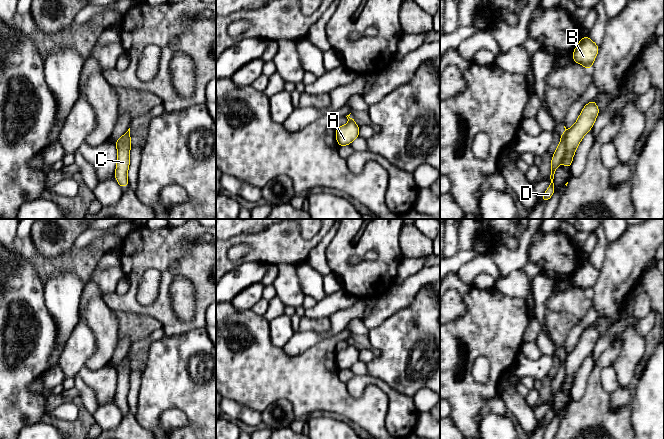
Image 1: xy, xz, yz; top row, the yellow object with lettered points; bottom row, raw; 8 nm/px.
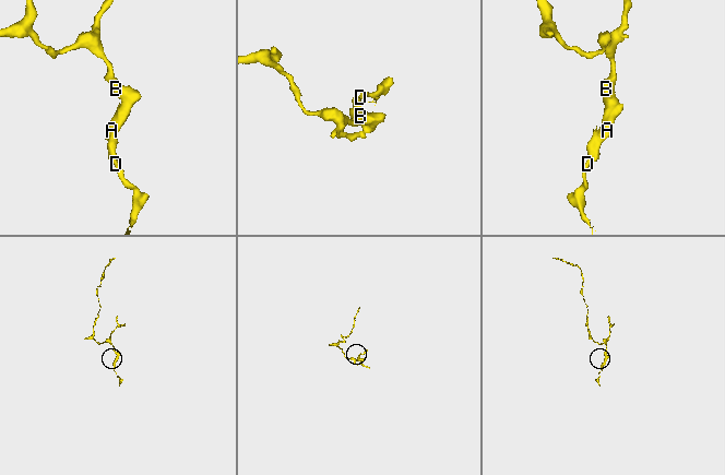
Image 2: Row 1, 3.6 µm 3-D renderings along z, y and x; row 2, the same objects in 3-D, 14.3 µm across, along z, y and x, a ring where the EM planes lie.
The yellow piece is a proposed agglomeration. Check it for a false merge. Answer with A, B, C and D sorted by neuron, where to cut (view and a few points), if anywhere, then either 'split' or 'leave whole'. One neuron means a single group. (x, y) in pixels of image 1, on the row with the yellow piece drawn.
groups A B C / D; cut yz (567, 130), (562, 159); split

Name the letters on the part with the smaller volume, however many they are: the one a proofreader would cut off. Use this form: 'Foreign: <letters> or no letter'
Foreign: D

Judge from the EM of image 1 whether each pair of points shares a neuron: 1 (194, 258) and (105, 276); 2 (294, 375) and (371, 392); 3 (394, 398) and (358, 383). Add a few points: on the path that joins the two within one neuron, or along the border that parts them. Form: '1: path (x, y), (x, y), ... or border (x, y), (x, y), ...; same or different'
1: border (120, 265), (125, 276); different
2: path (313, 384), (341, 402), (352, 402); same
3: path (386, 389), (378, 382), (367, 381); same

